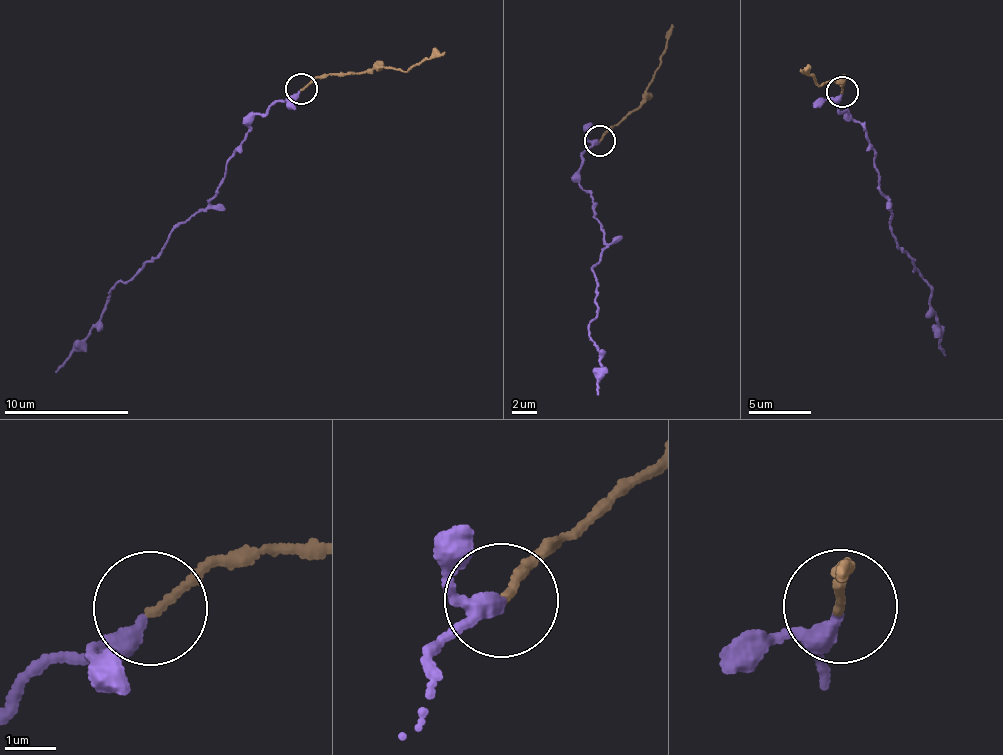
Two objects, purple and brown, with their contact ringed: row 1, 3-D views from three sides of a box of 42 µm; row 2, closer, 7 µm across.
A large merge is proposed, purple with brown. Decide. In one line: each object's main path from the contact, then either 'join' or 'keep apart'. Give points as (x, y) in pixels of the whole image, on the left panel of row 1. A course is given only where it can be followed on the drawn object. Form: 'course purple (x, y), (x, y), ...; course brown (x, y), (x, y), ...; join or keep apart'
course purple (299, 91), (246, 123), (217, 197), (114, 287), (99, 325), (54, 373); course brown (302, 88), (323, 75), (370, 73), (382, 68), (403, 72), (446, 50); join

